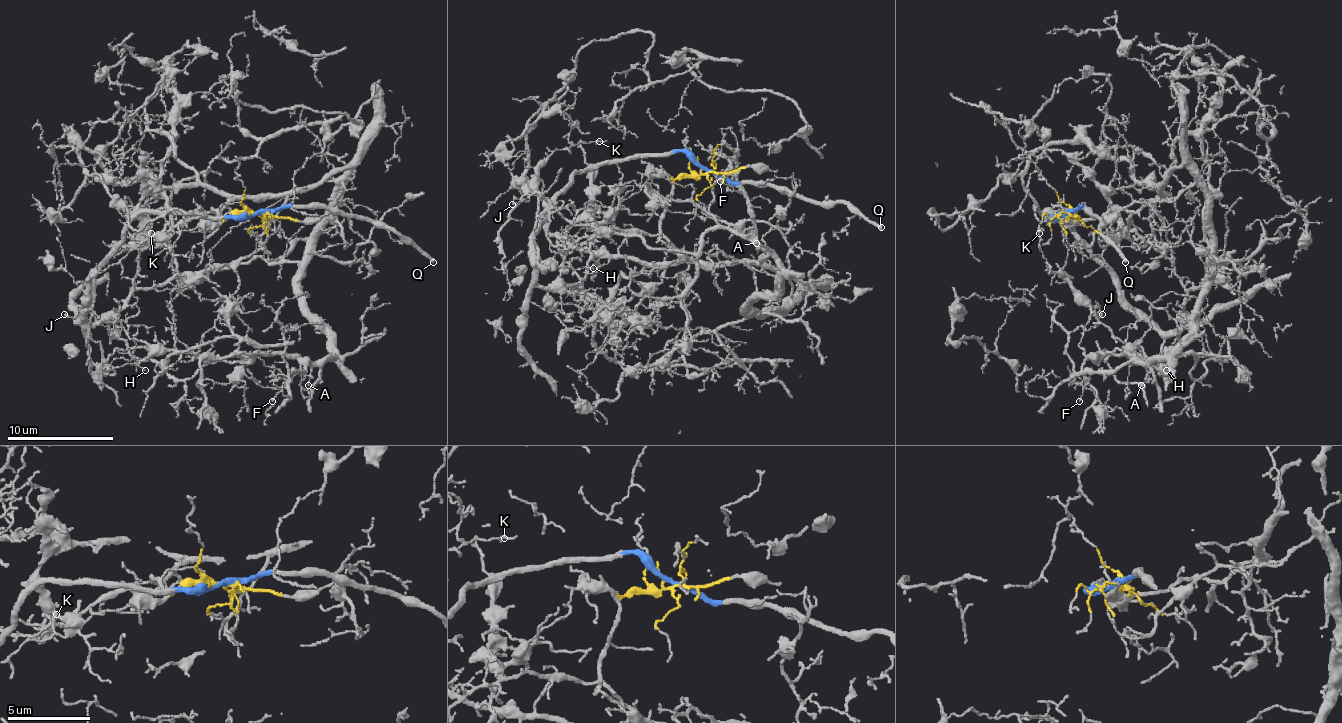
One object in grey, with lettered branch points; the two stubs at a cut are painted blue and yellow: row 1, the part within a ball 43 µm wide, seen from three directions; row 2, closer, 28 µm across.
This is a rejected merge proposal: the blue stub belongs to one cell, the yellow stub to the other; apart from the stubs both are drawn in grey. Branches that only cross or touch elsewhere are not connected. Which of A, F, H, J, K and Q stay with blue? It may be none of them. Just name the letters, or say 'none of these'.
H, J, K, Q

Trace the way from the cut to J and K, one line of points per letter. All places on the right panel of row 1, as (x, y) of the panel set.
J: (1068, 215), (1049, 218), (1063, 212), (1161, 337), (1161, 361), (1121, 343), (1092, 305), (1103, 313)
K: (1068, 215), (1049, 218), (1063, 212), (1164, 340), (1156, 367), (1047, 265), (1039, 234)

